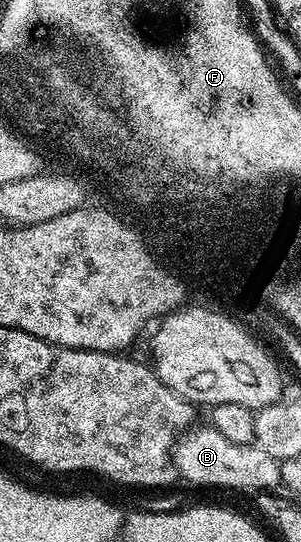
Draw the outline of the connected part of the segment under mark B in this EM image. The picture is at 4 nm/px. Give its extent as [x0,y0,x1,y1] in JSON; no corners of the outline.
[173,426,283,492]

